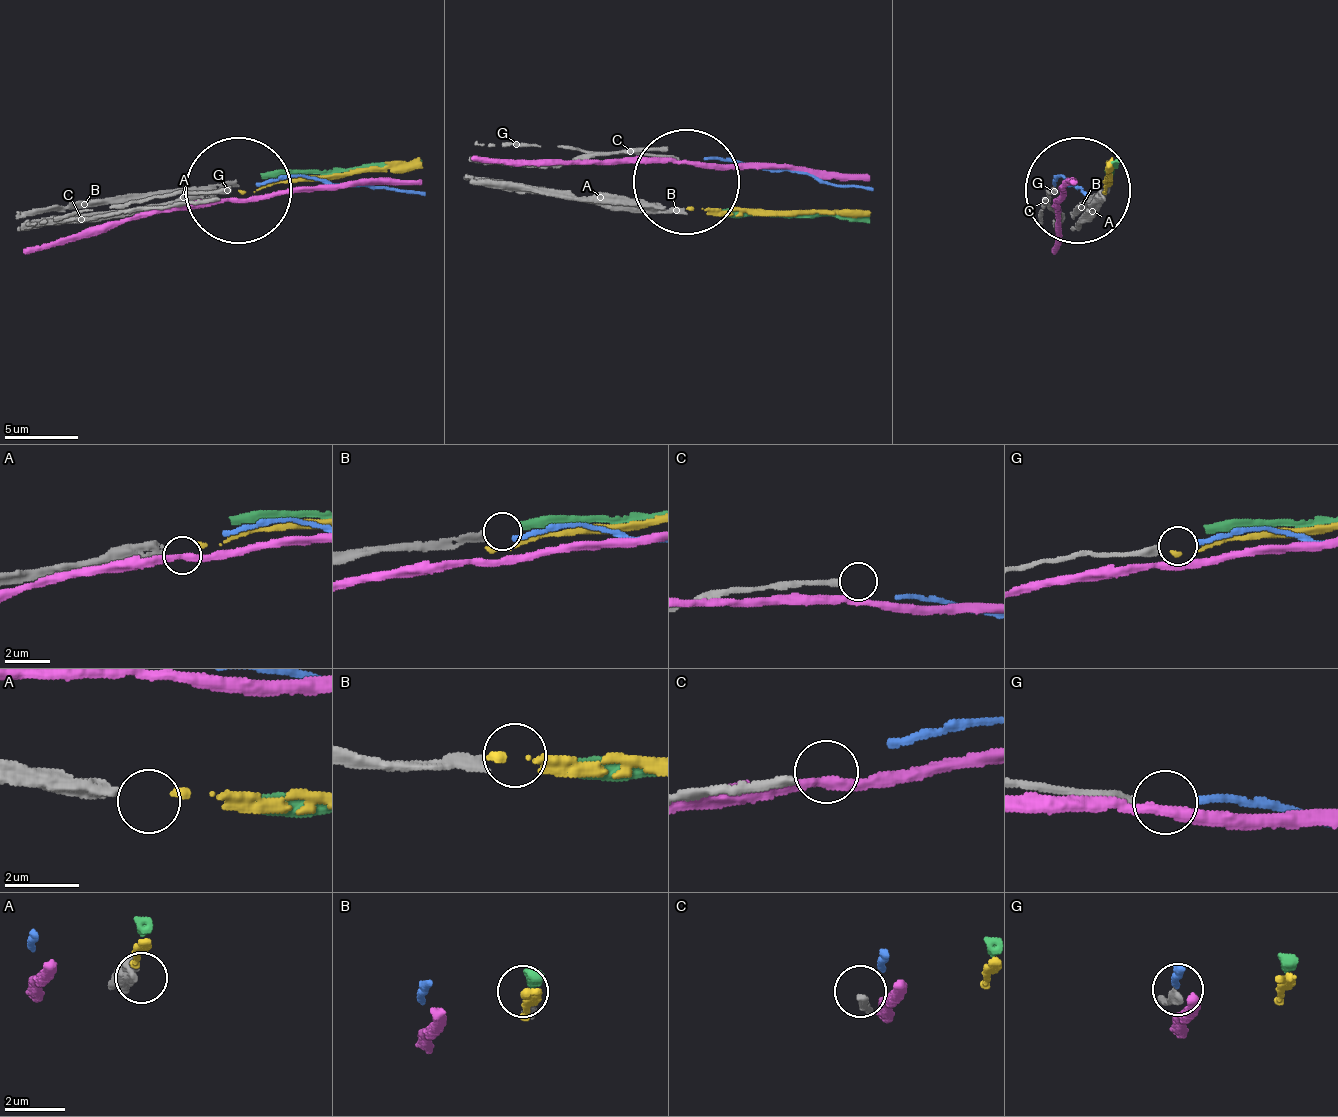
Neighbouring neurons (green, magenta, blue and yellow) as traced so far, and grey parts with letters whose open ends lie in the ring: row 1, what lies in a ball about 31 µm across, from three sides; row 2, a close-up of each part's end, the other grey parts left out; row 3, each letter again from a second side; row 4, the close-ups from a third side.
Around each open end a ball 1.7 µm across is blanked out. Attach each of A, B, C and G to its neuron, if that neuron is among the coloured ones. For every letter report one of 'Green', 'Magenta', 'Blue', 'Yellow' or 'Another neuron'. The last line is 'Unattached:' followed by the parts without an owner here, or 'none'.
A: Yellow
B: Green
C: Another neuron
G: Blue
Unattached: C

